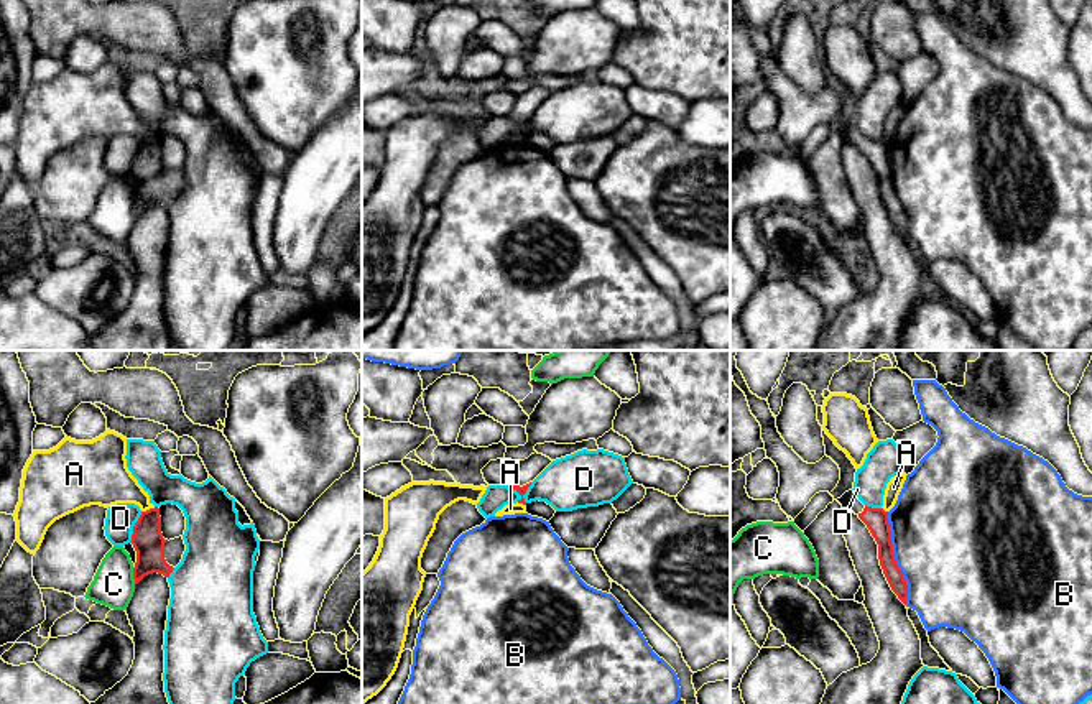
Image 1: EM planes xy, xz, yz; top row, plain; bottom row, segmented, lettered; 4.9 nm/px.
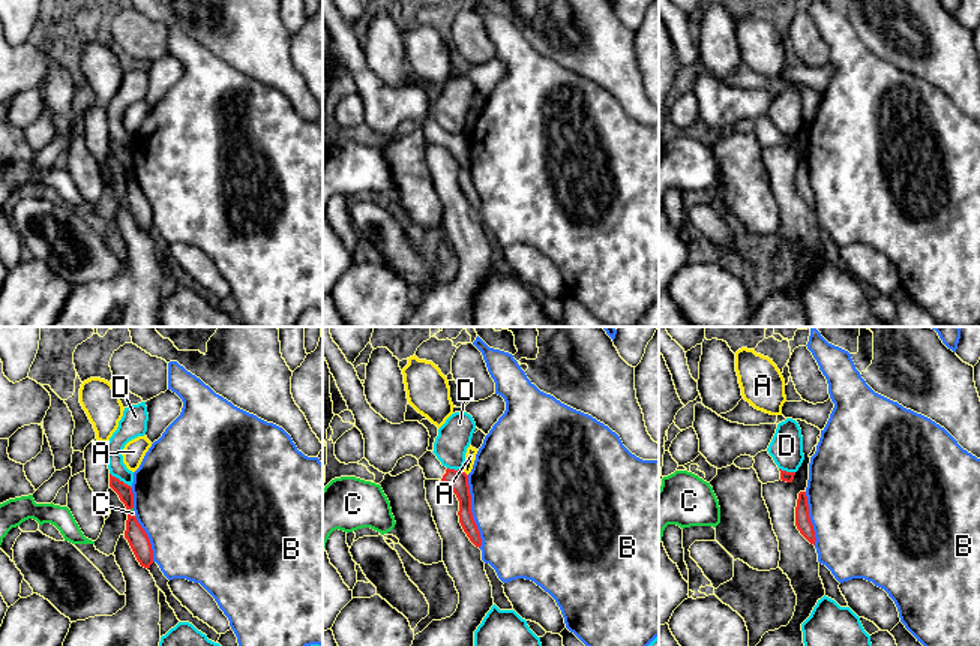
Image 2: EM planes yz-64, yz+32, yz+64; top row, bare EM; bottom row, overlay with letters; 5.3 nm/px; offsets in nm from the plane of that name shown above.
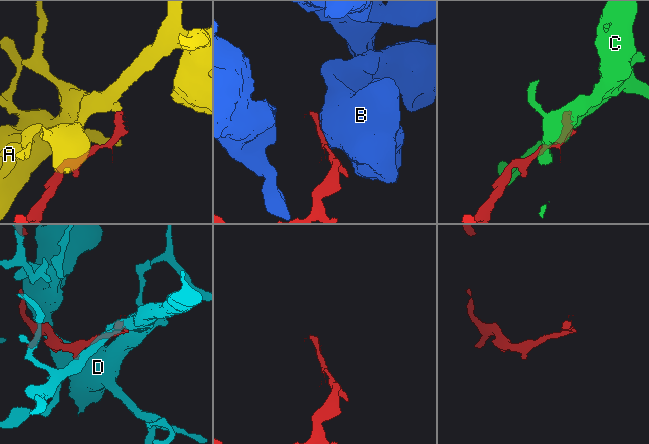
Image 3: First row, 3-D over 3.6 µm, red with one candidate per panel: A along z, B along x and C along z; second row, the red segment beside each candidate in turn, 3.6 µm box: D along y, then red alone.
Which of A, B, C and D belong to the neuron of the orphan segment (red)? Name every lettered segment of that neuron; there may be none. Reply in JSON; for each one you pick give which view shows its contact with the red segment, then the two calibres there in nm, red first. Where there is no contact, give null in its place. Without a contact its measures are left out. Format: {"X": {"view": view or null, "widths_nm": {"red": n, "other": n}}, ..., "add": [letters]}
{"add": []}

